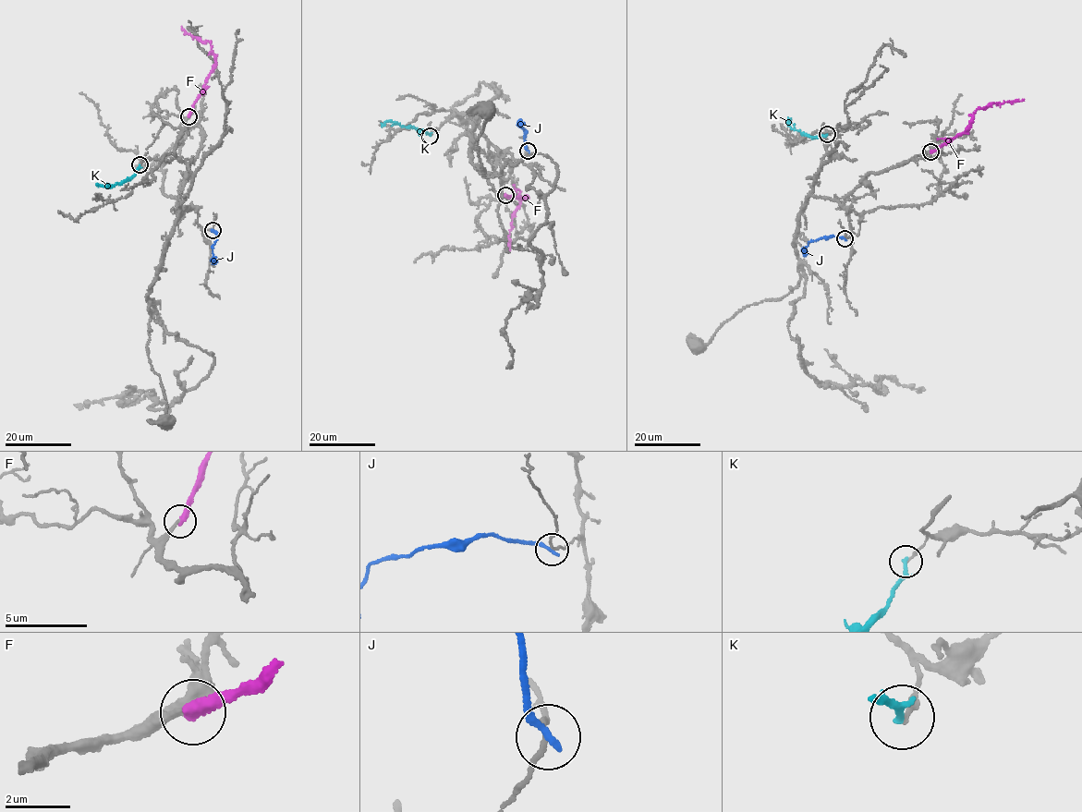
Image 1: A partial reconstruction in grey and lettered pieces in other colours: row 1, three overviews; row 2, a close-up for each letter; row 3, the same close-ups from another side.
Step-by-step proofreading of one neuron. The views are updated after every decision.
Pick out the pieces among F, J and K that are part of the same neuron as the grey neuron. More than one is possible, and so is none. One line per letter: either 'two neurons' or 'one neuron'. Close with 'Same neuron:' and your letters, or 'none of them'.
F: one neuron
J: two neurons
K: two neurons
Same neuron: F

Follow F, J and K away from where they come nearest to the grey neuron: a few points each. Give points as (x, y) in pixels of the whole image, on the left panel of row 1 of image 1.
F: (188, 116), (212, 70), (215, 55), (209, 41), (200, 41), (185, 33), (181, 26)
J: (212, 230), (218, 236), (212, 249), (214, 264)
K: (139, 164), (132, 177), (123, 182), (111, 187), (96, 185)

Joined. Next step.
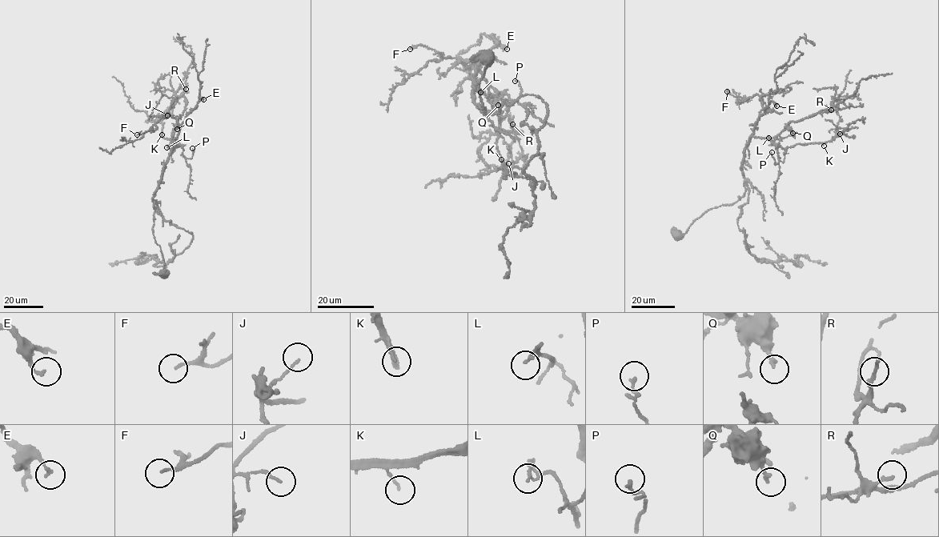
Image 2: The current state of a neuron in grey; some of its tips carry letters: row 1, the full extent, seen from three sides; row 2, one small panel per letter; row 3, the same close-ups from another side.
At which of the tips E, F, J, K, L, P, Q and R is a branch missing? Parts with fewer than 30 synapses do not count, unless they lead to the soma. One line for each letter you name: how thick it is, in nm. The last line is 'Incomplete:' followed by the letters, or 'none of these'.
Incomplete: none of these

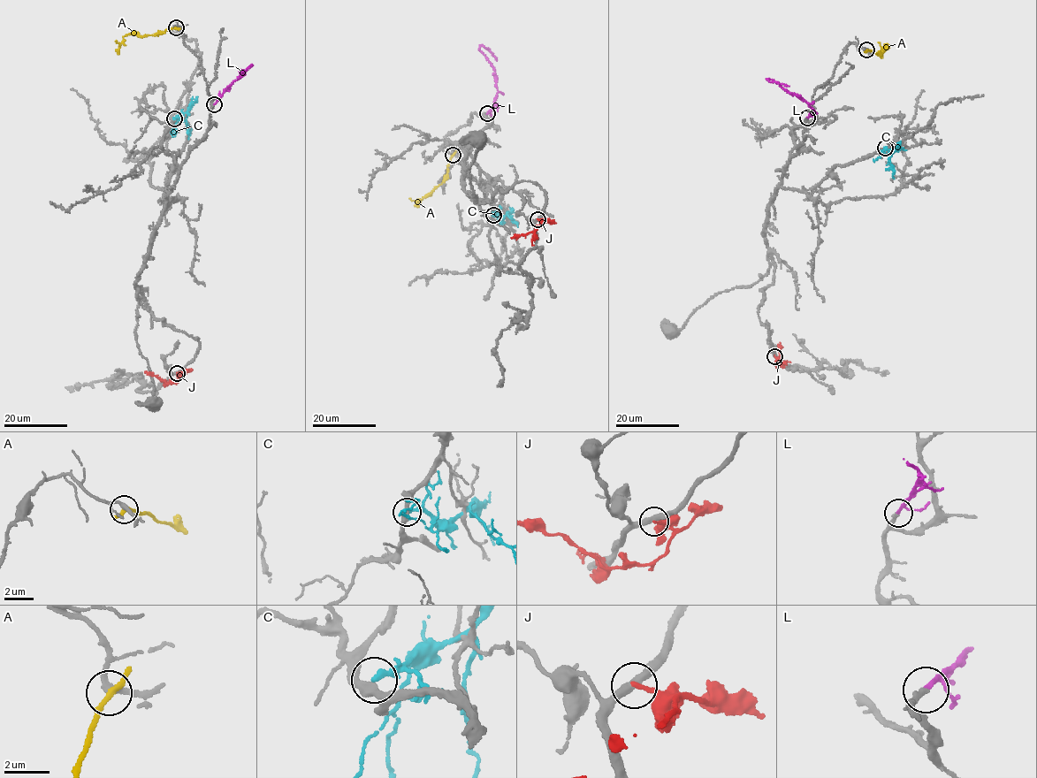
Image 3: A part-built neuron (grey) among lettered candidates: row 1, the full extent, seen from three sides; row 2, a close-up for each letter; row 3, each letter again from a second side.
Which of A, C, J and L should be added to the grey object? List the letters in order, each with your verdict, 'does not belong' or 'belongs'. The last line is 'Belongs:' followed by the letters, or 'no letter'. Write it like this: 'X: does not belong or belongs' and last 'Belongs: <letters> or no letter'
A: does not belong
C: does not belong
J: does not belong
L: belongs
Belongs: L

